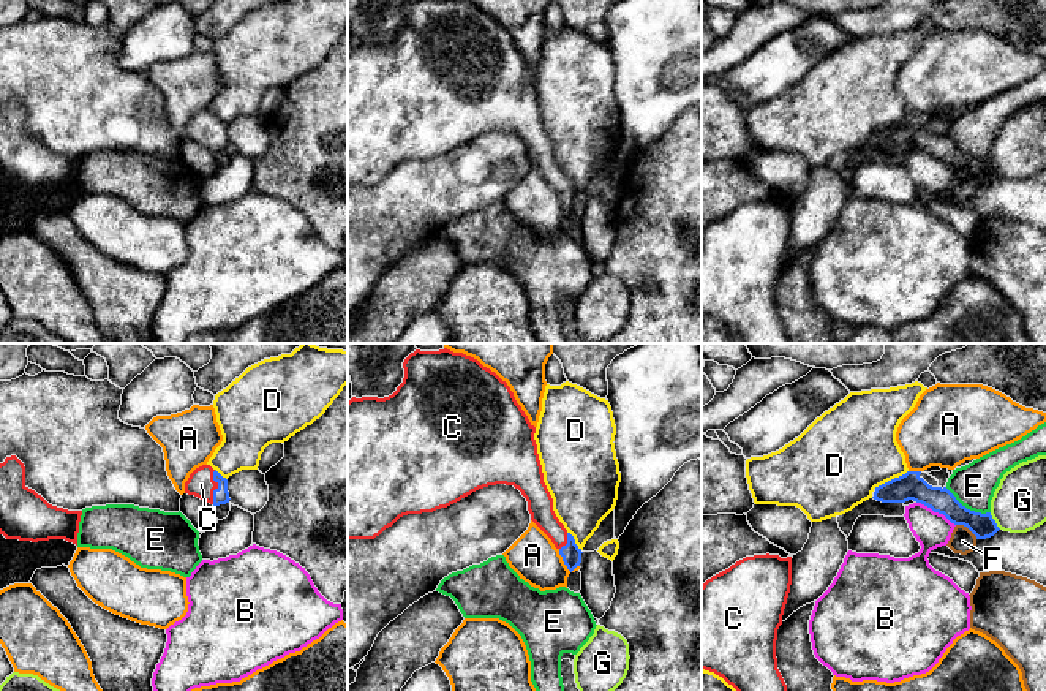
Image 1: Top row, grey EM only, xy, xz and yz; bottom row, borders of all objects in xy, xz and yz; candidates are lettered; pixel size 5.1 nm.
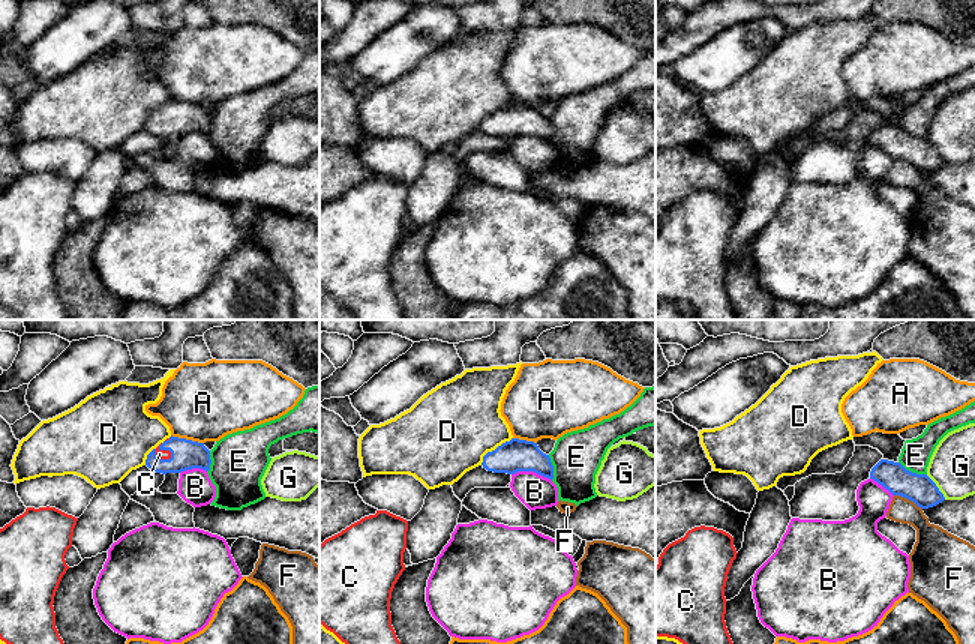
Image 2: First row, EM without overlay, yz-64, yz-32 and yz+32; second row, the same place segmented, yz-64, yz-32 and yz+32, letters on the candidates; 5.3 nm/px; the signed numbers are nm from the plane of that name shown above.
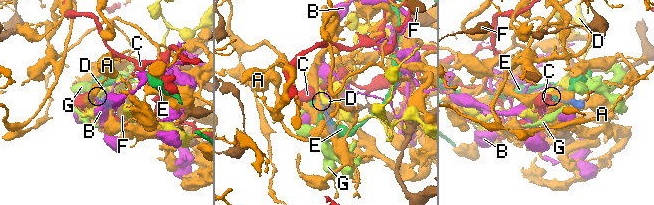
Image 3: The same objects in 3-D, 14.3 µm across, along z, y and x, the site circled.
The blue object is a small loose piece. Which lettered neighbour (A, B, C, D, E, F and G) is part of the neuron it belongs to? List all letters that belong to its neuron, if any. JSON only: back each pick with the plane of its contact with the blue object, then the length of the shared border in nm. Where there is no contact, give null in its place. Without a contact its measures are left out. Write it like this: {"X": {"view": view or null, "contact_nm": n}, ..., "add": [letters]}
{"C": {"view": "xy", "contact_nm": 180}, "add": ["C"]}

